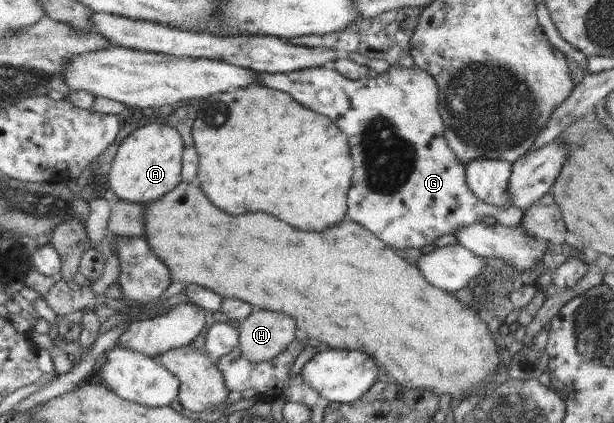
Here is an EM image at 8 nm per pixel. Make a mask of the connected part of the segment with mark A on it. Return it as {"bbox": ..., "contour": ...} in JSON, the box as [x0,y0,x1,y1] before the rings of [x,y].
{"bbox":[110,123,184,204],"contour":[[[154,123],[133,131],[122,142],[113,161],[110,184],[116,200],[144,204],[162,199],[183,182],[184,140],[179,131],[170,125]]]}

